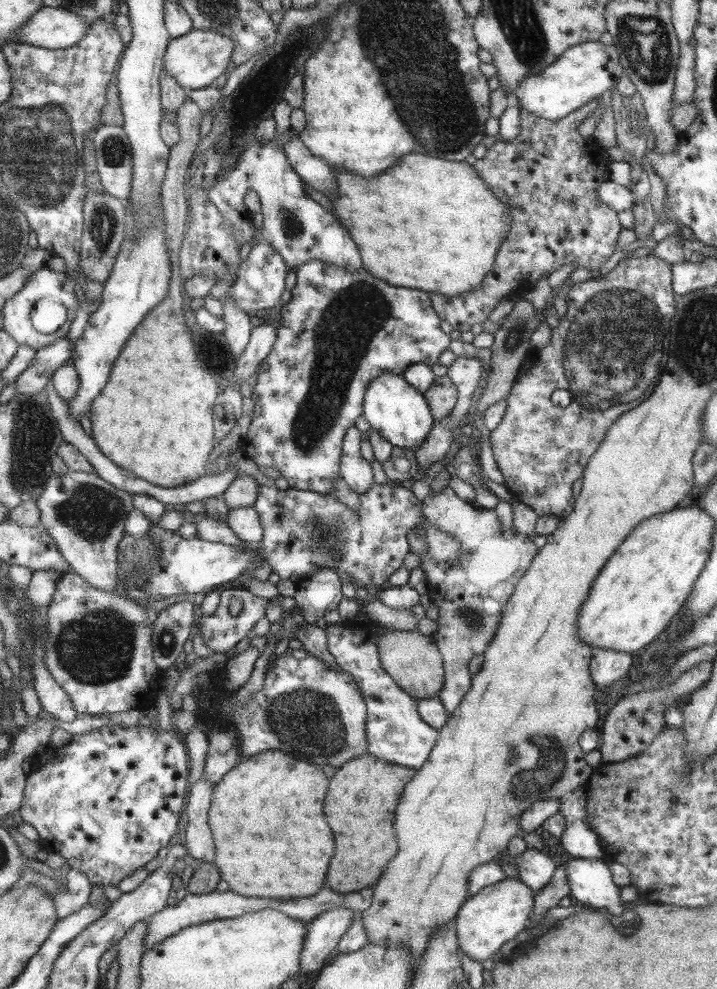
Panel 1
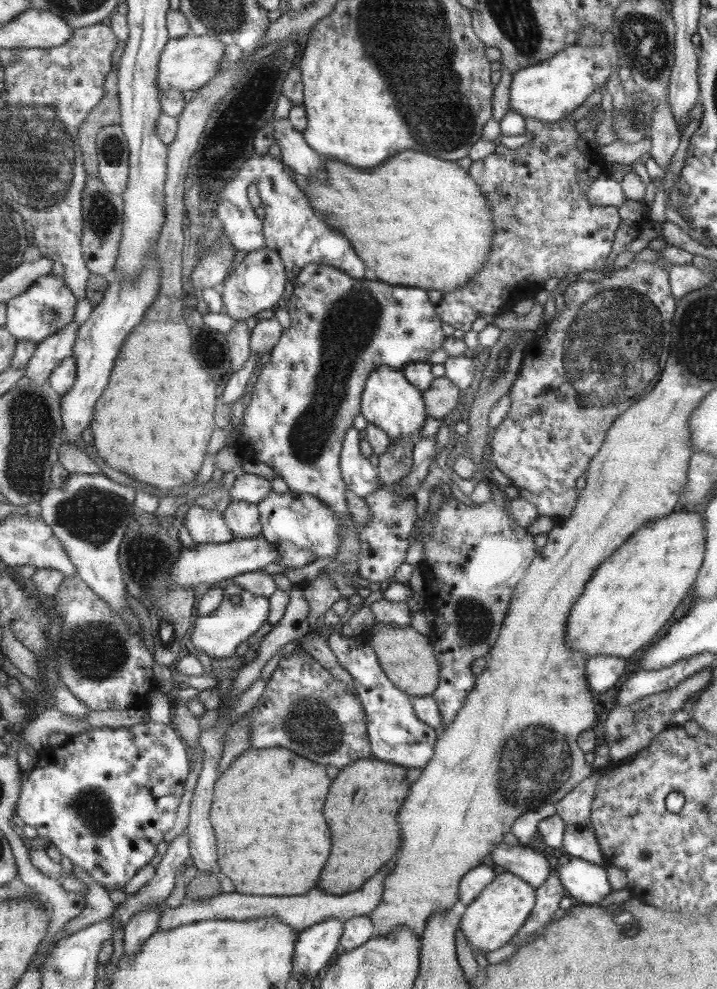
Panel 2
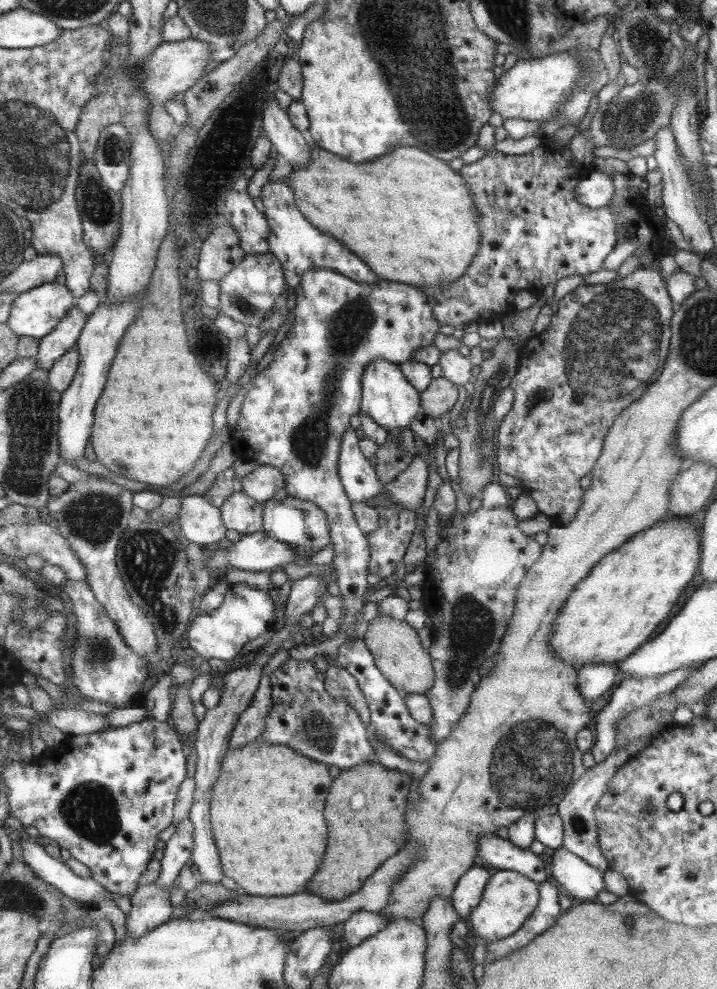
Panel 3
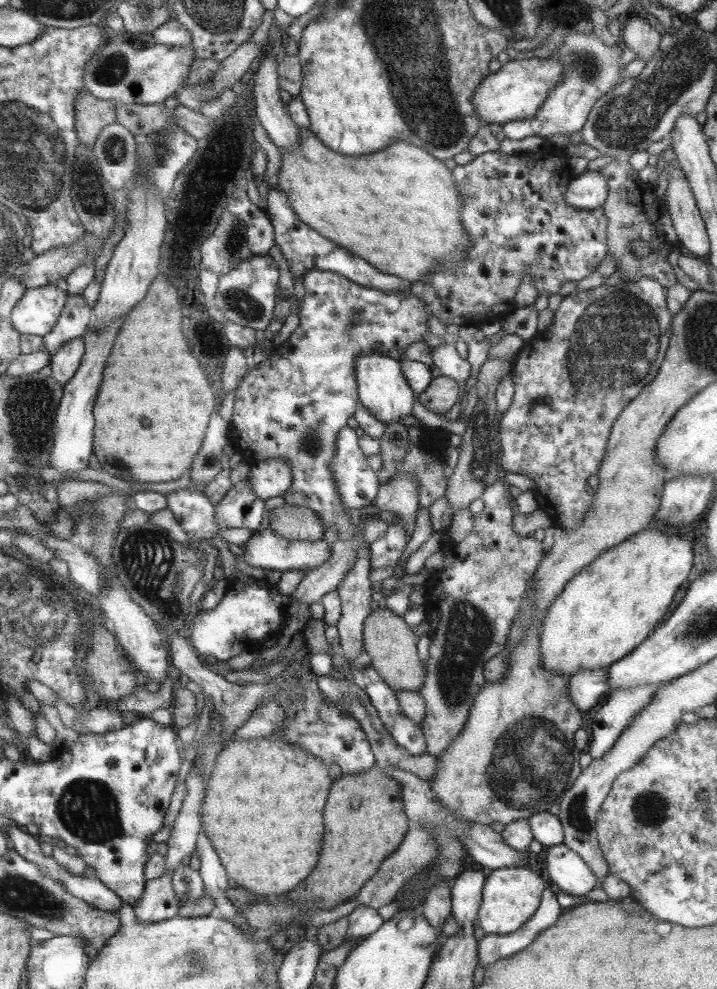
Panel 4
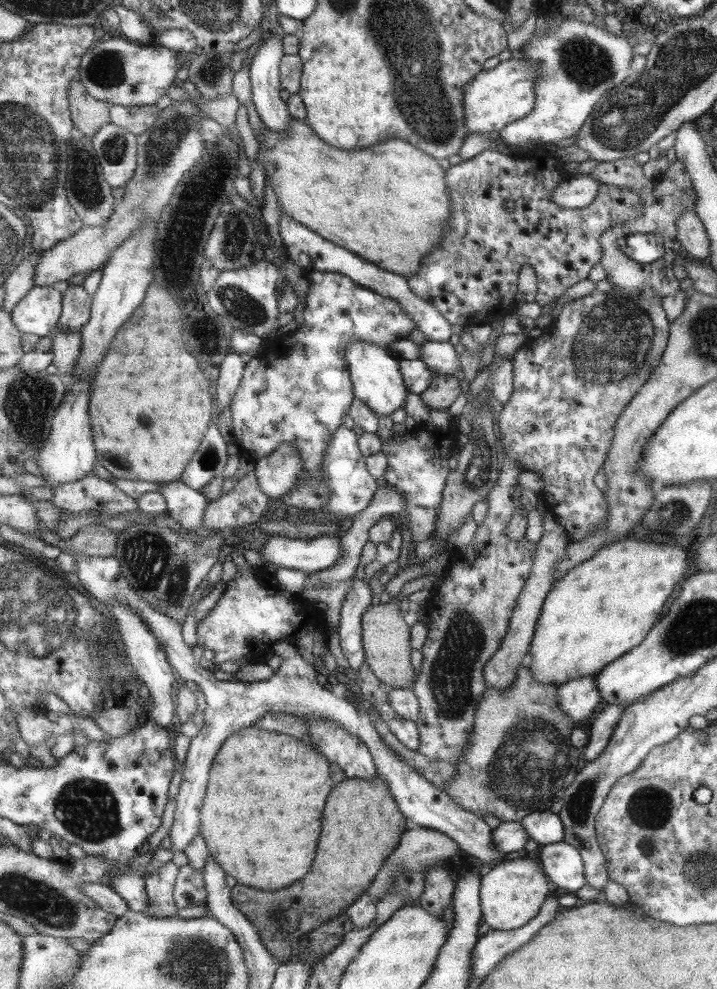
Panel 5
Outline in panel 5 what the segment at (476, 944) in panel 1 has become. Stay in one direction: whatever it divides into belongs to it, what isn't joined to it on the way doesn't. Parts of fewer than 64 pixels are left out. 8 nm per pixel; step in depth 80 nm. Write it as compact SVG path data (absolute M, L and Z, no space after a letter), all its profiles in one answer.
M520 854L493 865L488 873L479 877L481 922L485 922L489 929L493 930L513 930L522 927L540 912L540 907L549 892L549 884L543 876L543 870L533 860Z

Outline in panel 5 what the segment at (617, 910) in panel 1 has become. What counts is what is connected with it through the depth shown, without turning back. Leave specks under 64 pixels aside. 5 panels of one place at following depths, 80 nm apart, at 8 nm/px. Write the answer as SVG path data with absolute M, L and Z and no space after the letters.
M566 842L543 845L539 860L555 886L576 892L585 884L583 861L579 851Z

